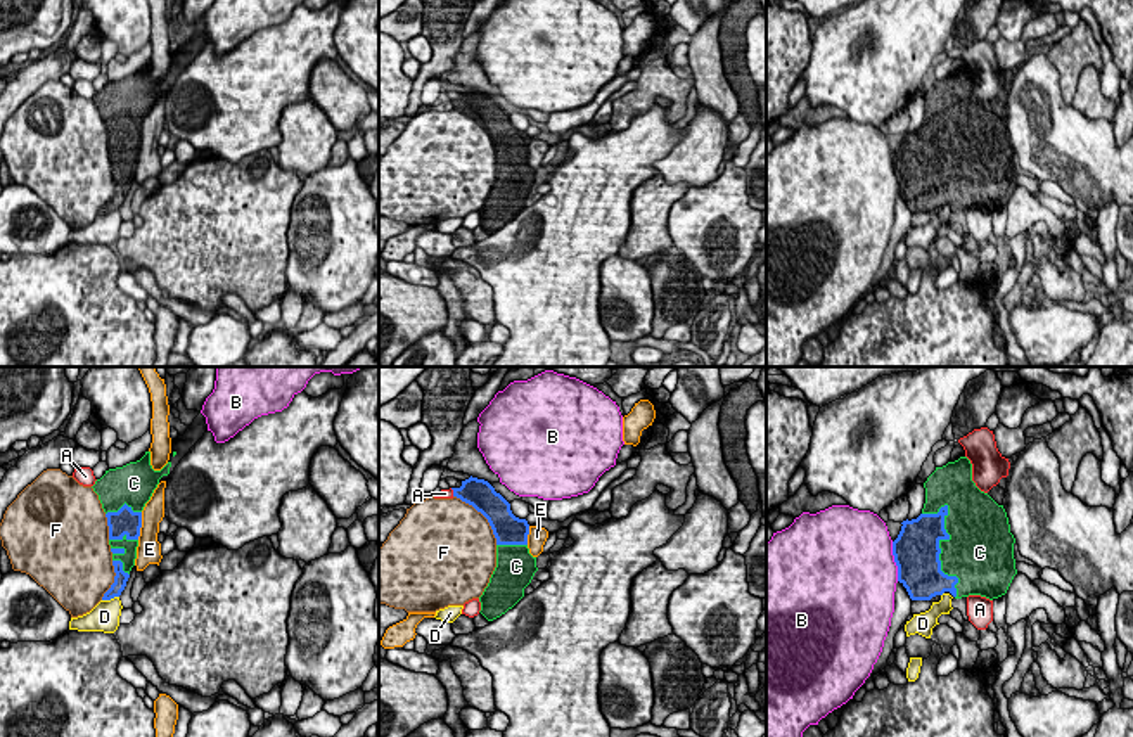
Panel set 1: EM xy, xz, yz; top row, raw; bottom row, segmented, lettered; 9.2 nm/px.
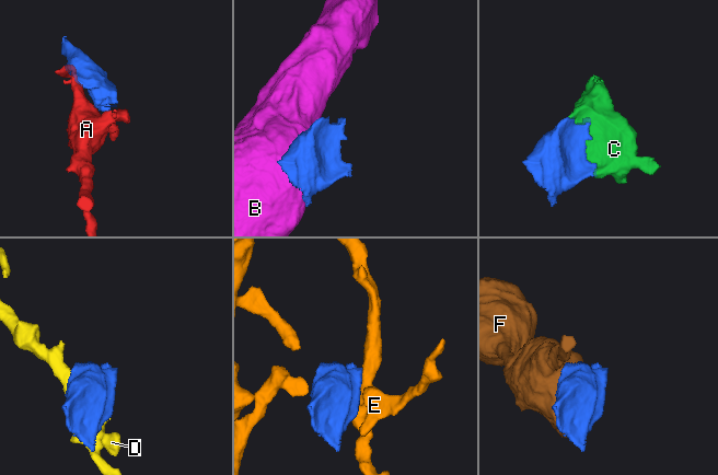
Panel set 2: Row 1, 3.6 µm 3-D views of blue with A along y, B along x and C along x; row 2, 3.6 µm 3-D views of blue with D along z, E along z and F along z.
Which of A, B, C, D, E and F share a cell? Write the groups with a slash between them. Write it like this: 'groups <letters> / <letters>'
groups A / B / C / D / E / F

